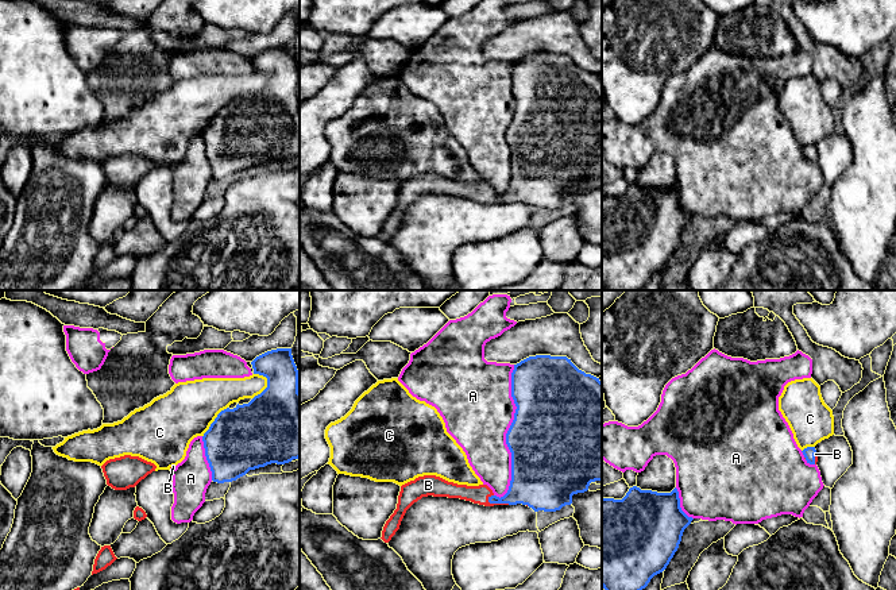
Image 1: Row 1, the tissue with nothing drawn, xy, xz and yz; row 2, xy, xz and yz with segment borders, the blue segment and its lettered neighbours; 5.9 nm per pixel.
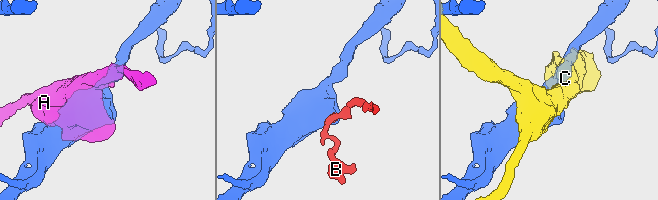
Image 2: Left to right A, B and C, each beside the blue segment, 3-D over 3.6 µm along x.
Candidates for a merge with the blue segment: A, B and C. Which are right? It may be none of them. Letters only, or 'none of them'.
B

